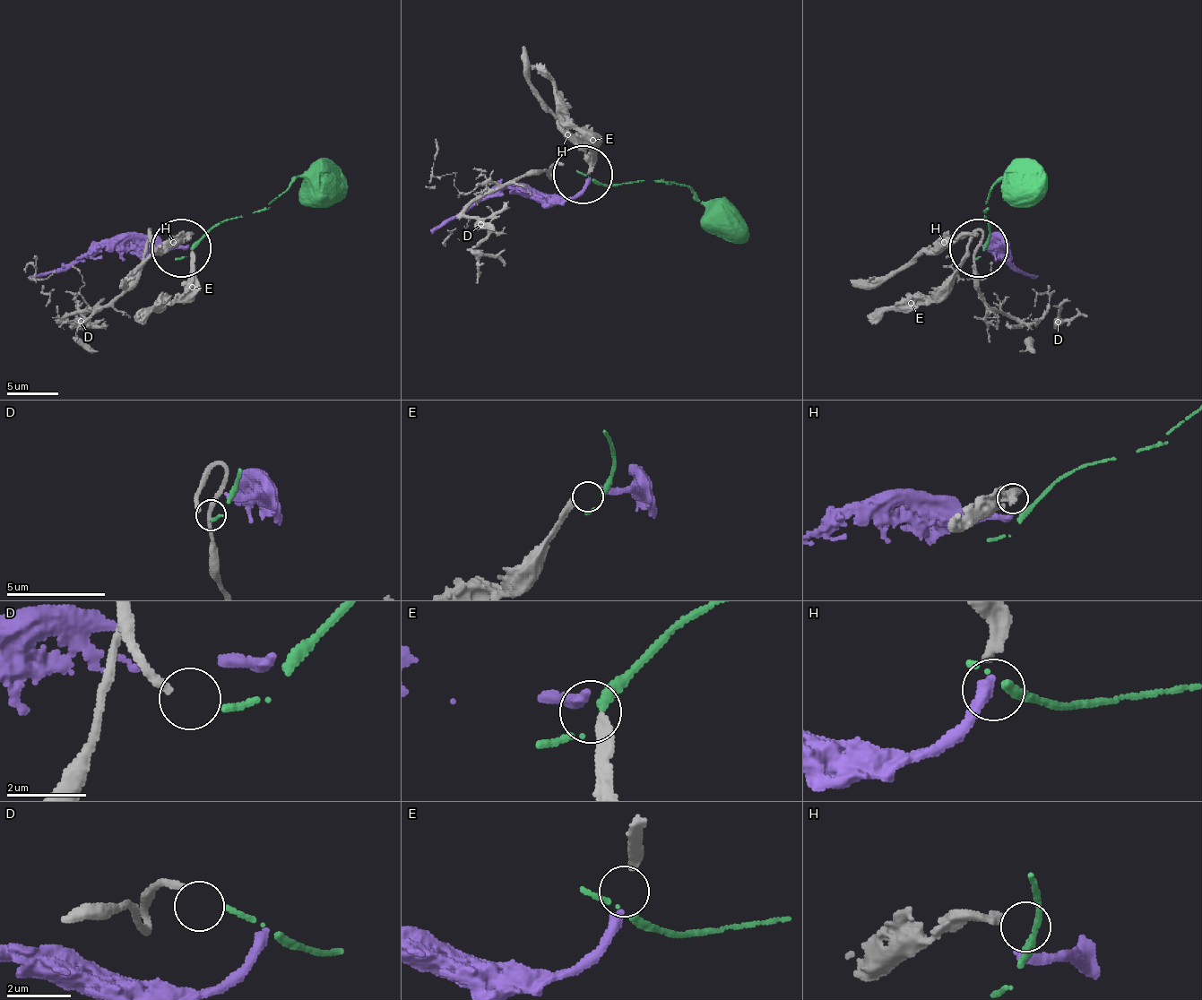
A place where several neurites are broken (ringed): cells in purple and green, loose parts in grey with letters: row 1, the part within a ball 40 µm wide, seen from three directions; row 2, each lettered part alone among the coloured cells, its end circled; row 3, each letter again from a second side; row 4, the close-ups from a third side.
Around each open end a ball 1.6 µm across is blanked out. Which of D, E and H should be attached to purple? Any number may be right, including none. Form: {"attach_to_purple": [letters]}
{"attach_to_purple": ["E"]}

